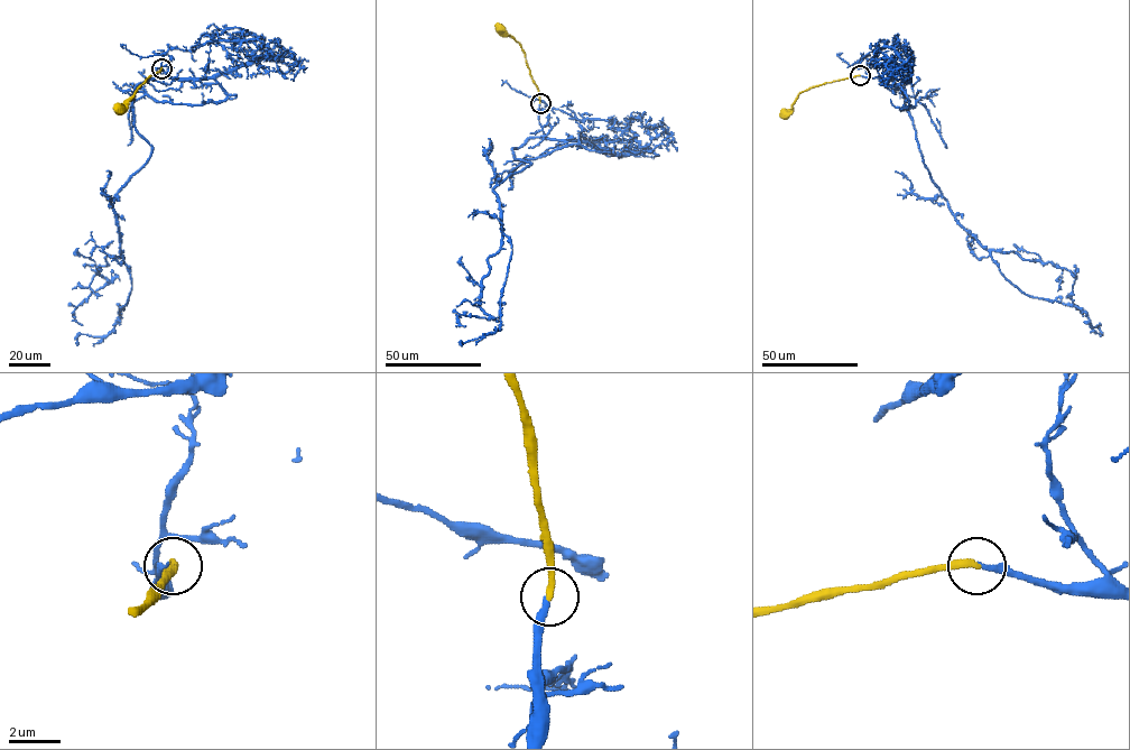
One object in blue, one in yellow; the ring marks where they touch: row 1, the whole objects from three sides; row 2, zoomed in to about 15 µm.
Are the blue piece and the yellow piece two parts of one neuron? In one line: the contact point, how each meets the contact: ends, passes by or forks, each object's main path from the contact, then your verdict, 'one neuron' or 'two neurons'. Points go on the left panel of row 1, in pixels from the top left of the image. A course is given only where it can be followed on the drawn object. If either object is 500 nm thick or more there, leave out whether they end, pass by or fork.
(161, 68) | blue ends | yellow ends | blue via (161, 68), (169, 76), (132, 99), (149, 159), (111, 201), (130, 293), (113, 329), (77, 345) | yellow via (161, 68), (119, 109) | one neuron

